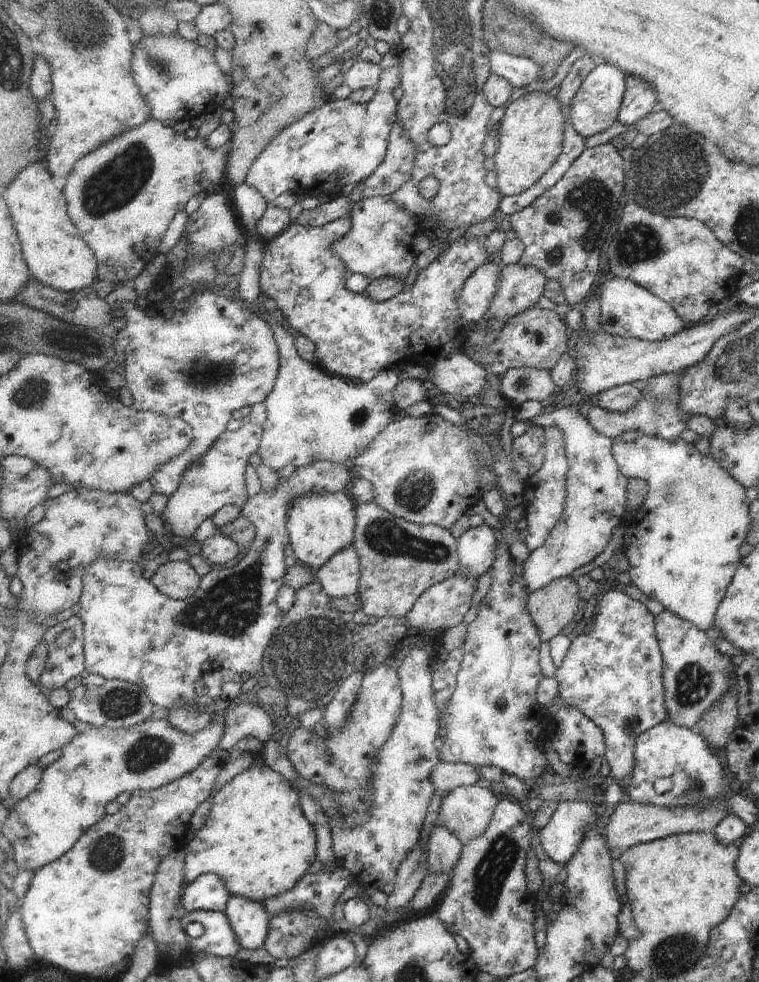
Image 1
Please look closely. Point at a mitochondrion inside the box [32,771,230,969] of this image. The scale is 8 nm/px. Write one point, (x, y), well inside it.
(107, 854)

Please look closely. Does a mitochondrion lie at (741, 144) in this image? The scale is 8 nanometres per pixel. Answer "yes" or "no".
no

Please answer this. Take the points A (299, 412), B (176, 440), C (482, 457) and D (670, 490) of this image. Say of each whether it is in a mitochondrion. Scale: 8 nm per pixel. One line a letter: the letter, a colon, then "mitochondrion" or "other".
A: mitochondrion
B: other
C: other
D: mitochondrion

